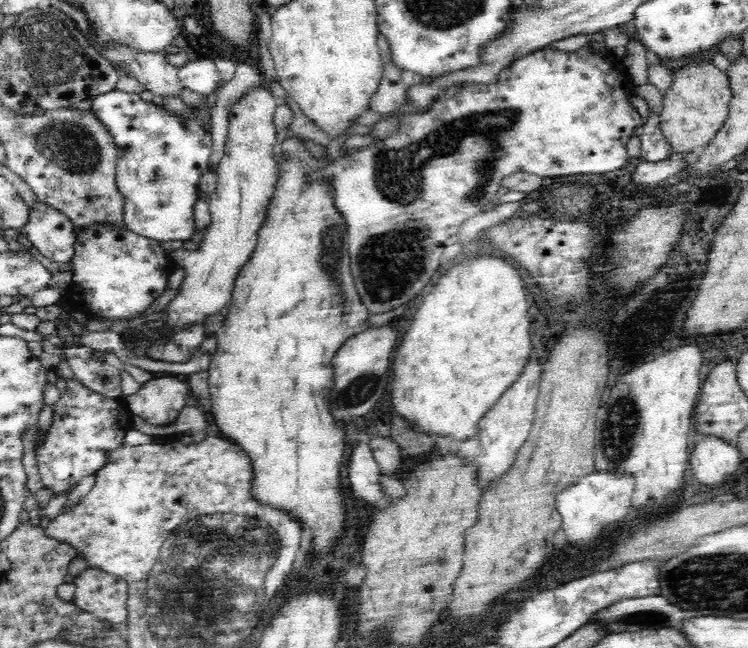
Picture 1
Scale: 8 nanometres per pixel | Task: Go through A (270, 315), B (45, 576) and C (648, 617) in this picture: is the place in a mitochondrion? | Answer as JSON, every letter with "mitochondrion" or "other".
{"A":"other","B":"other","C":"mitochondrion"}

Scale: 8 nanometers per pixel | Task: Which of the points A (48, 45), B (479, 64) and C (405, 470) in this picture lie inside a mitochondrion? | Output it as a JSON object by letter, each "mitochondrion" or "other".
{"A":"mitochondrion","B":"other","C":"other"}

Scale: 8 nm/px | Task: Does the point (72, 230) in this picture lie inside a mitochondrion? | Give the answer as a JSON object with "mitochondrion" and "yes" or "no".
{"mitochondrion":"no"}

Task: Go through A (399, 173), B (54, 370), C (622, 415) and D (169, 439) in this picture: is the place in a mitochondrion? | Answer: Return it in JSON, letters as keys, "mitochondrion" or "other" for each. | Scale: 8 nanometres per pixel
{"A":"mitochondrion","B":"other","C":"mitochondrion","D":"other"}

